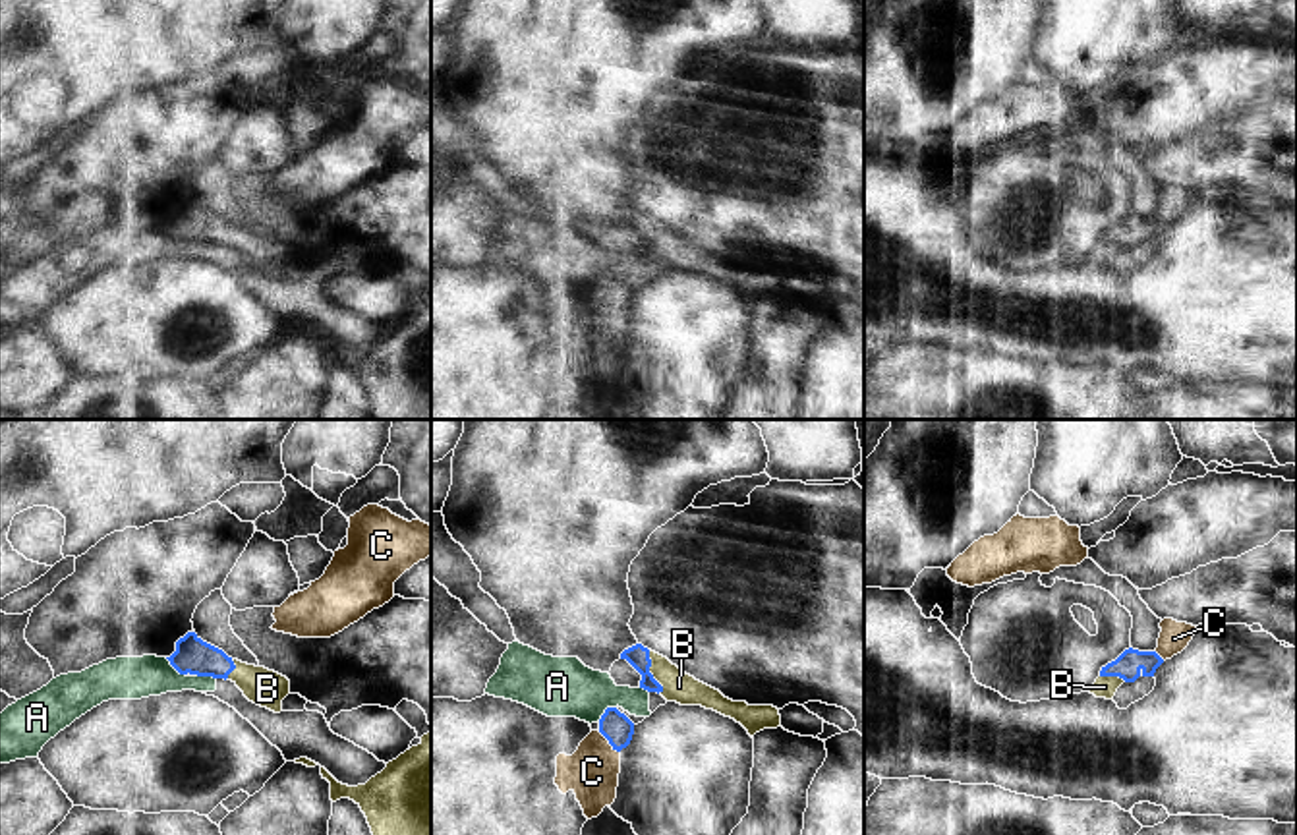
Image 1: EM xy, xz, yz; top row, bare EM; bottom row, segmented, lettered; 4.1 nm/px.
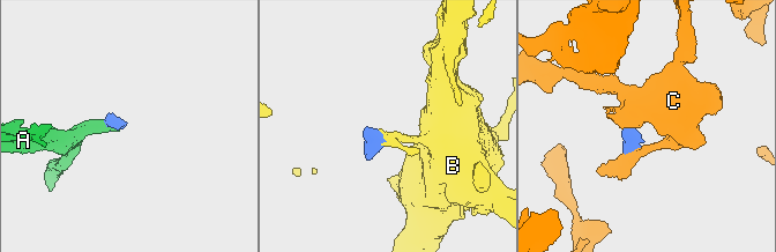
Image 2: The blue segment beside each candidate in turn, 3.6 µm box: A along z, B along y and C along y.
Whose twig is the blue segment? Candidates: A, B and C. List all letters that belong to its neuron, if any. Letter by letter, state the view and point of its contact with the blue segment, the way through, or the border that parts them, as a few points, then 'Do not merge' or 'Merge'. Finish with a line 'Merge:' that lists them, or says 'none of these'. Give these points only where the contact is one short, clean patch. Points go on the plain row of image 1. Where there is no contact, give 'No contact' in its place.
A: Touches blue at xz (605, 279). Boundary: xz (615, 273), (609, 273), (598, 288). Do not merge
B: Touches blue at xz (648, 238). Path across: xz (638, 223), (648, 238), (679, 254). Merge
C: Touches blue at xz (609, 310). Boundary: xz (598, 298), (619, 319). Do not merge
Merge: B.

